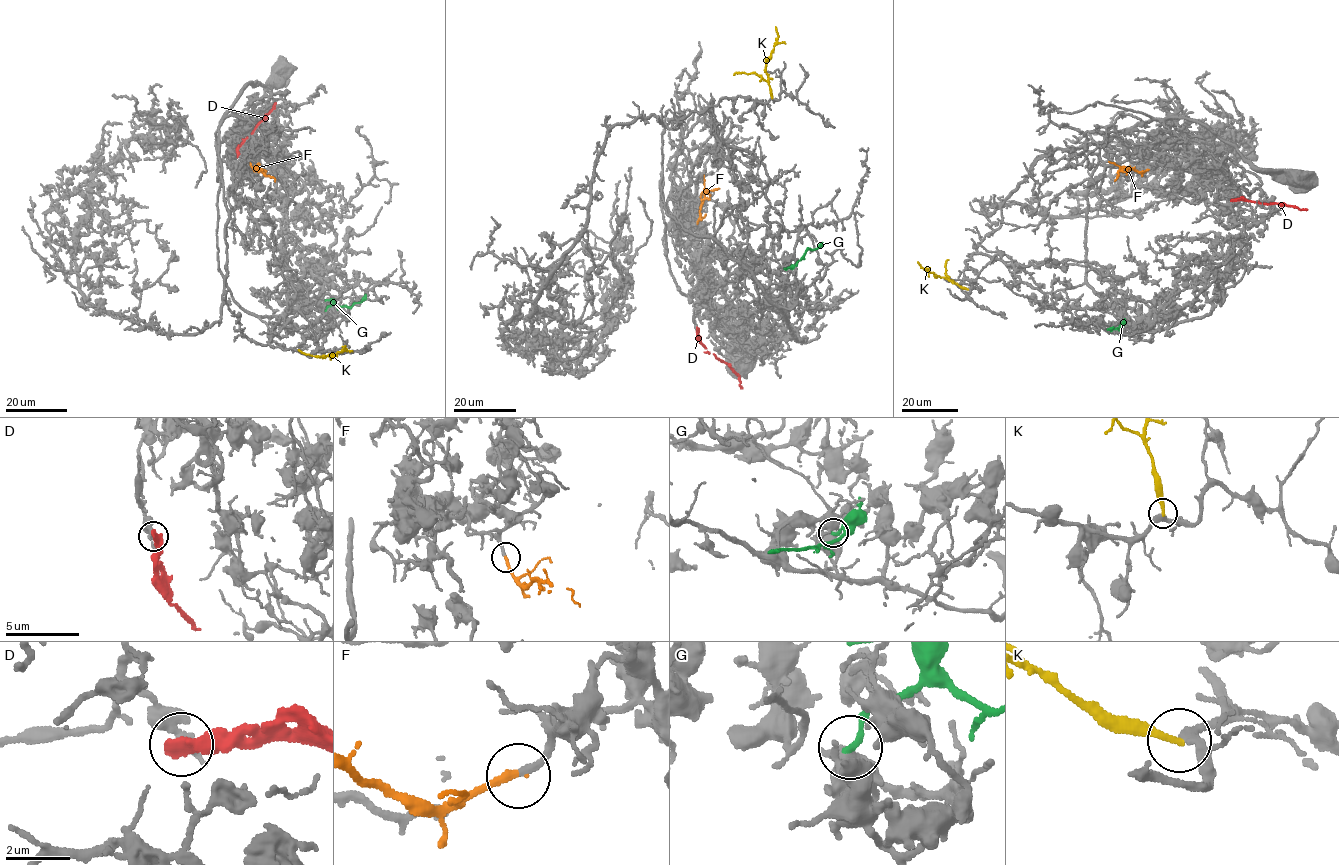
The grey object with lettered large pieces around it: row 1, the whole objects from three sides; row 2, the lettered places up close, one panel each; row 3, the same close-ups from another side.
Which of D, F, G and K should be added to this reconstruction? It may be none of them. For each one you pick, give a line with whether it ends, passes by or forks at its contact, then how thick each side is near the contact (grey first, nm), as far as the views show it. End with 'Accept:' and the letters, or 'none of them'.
F: it ends there; 200 nm thick on the grey side, 240 nm on the other
Accept: F

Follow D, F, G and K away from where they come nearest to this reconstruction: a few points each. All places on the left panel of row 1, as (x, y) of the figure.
D: (237, 155), (236, 148), (276, 102)
F: (250, 163), (253, 170), (259, 168), (266, 176), (273, 176), (275, 181)
G: (326, 310), (335, 304), (351, 307), (365, 294)
K: (332, 353), (330, 357), (346, 349), (345, 345)

